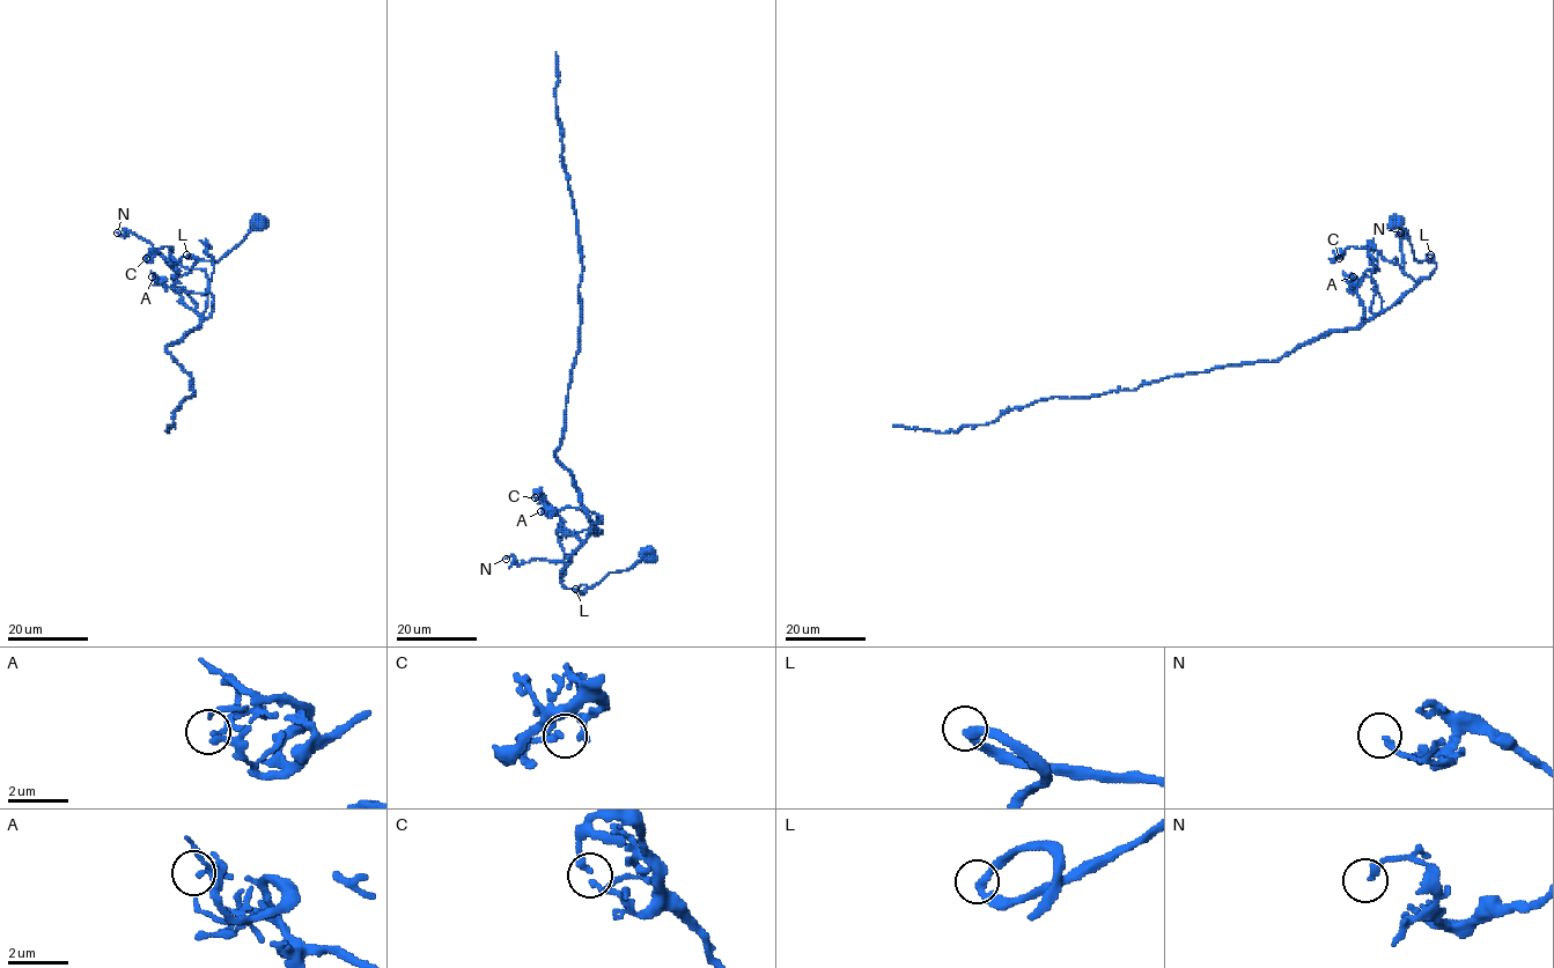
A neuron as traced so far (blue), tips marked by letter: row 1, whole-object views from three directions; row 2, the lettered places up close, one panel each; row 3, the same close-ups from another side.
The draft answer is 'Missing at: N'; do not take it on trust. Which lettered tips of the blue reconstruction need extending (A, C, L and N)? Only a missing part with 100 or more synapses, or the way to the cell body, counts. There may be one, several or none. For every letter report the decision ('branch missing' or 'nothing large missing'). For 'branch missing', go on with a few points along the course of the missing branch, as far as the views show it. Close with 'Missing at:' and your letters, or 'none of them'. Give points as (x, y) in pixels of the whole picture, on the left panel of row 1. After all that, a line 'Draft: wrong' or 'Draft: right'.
A: nothing large missing
C: nothing large missing
L: nothing large missing
N: nothing large missing
Missing at: none of them
Draft: wrong

